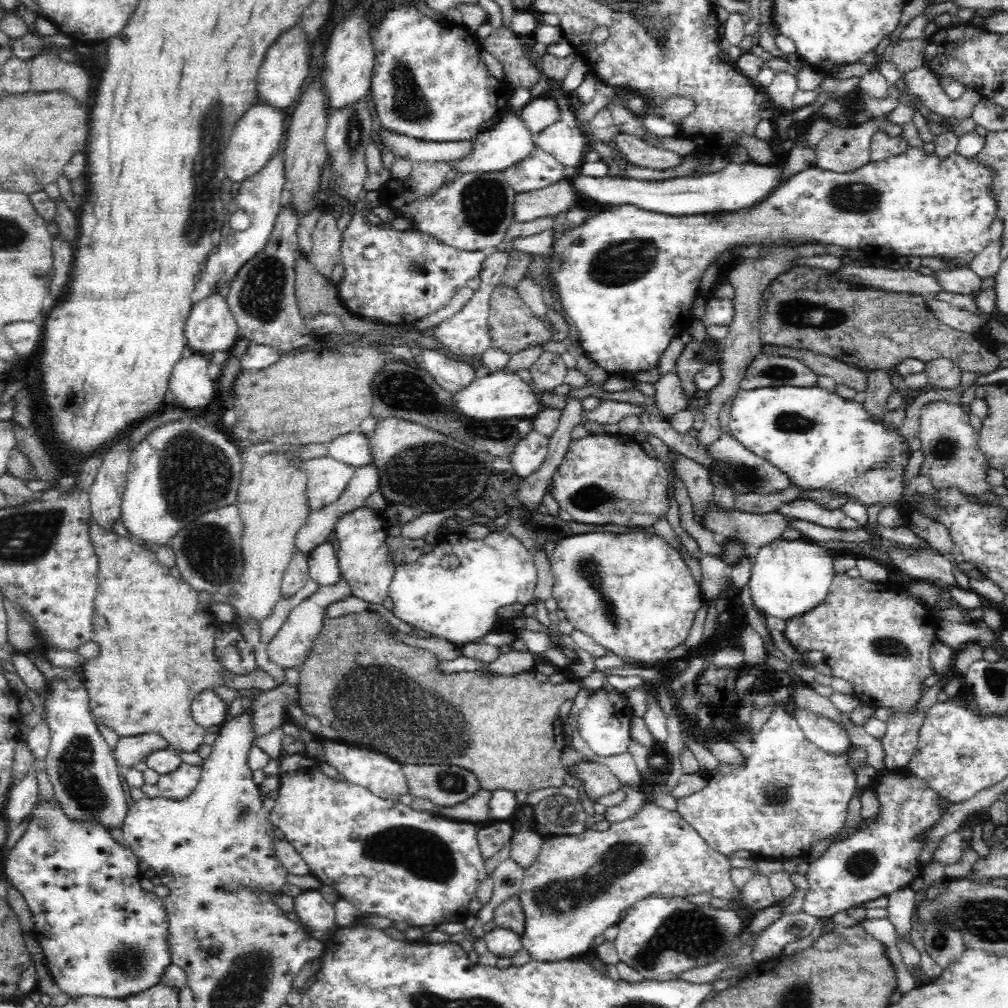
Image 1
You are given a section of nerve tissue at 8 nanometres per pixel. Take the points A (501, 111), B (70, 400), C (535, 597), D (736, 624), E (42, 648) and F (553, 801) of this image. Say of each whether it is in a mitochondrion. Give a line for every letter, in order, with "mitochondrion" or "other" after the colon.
A: other
B: mitochondrion
C: other
D: other
E: other
F: other

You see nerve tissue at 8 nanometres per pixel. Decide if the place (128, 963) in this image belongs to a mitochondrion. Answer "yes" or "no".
yes

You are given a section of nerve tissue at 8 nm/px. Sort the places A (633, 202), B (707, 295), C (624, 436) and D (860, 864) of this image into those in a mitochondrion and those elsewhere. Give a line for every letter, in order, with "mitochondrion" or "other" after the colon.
A: other
B: other
C: other
D: mitochondrion

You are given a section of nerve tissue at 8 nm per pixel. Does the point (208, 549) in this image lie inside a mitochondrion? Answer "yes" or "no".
yes

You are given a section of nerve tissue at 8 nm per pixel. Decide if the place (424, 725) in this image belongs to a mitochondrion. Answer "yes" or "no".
yes

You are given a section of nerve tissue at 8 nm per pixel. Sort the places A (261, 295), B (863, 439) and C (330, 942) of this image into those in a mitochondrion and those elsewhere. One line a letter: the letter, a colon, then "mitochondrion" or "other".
A: mitochondrion
B: other
C: other

